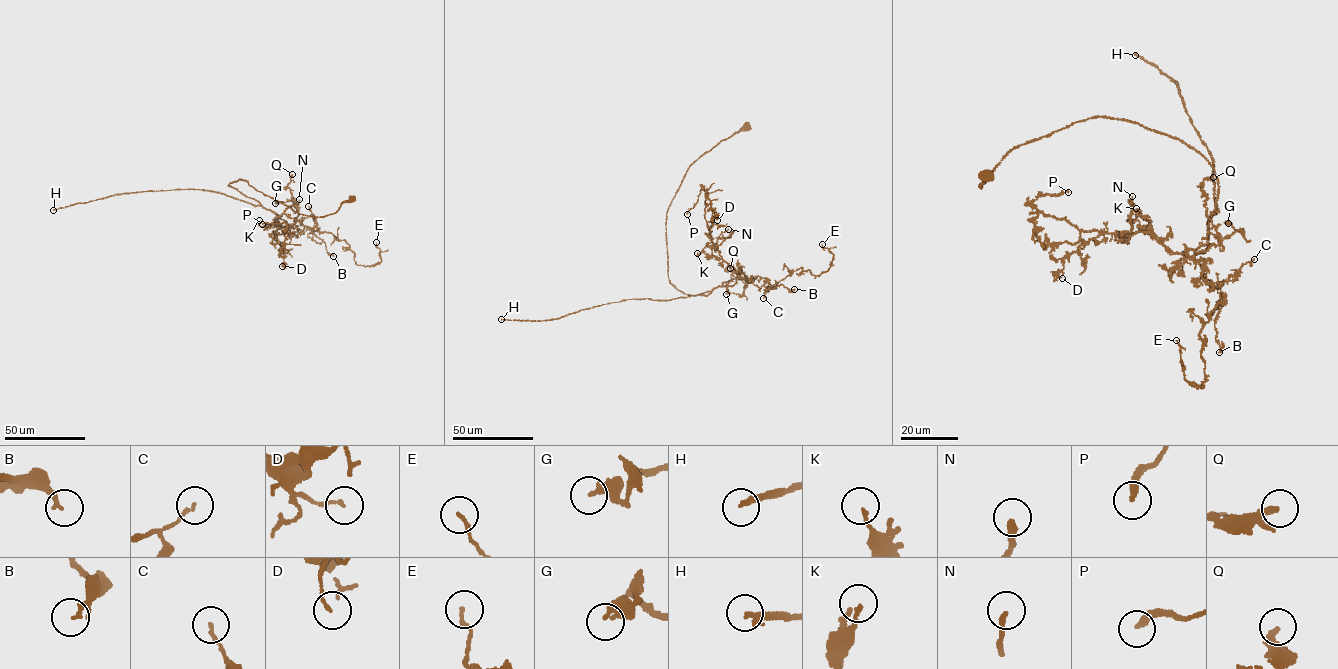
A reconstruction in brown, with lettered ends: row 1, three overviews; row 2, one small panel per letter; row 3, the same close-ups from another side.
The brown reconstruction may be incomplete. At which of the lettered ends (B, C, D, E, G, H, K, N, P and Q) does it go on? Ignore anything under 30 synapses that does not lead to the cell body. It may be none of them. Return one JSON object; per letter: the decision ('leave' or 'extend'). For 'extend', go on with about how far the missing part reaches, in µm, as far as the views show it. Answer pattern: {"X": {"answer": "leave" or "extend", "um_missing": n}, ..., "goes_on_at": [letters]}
{"B": {"answer": "leave"}, "C": {"answer": "leave"}, "D": {"answer": "leave"}, "E": {"answer": "leave"}, "G": {"answer": "leave"}, "H": {"answer": "extend", "um_missing": 200}, "K": {"answer": "leave"}, "N": {"answer": "leave"}, "P": {"answer": "leave"}, "Q": {"answer": "leave"}, "goes_on_at": ["H"]}

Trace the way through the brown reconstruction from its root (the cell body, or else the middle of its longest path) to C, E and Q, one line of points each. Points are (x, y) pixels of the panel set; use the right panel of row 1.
C: (986, 176), (980, 187), (1013, 149), (1074, 123), (1136, 122), (1215, 172), (1202, 278), (1231, 281), (1254, 259)
E: (986, 176), (1097, 117), (1197, 151), (1219, 187), (1193, 260), (1225, 298), (1199, 334), (1202, 388), (1176, 340)
Q: (986, 176), (1092, 118), (1178, 138), (1219, 187), (1190, 258), (1220, 240), (1213, 177)

